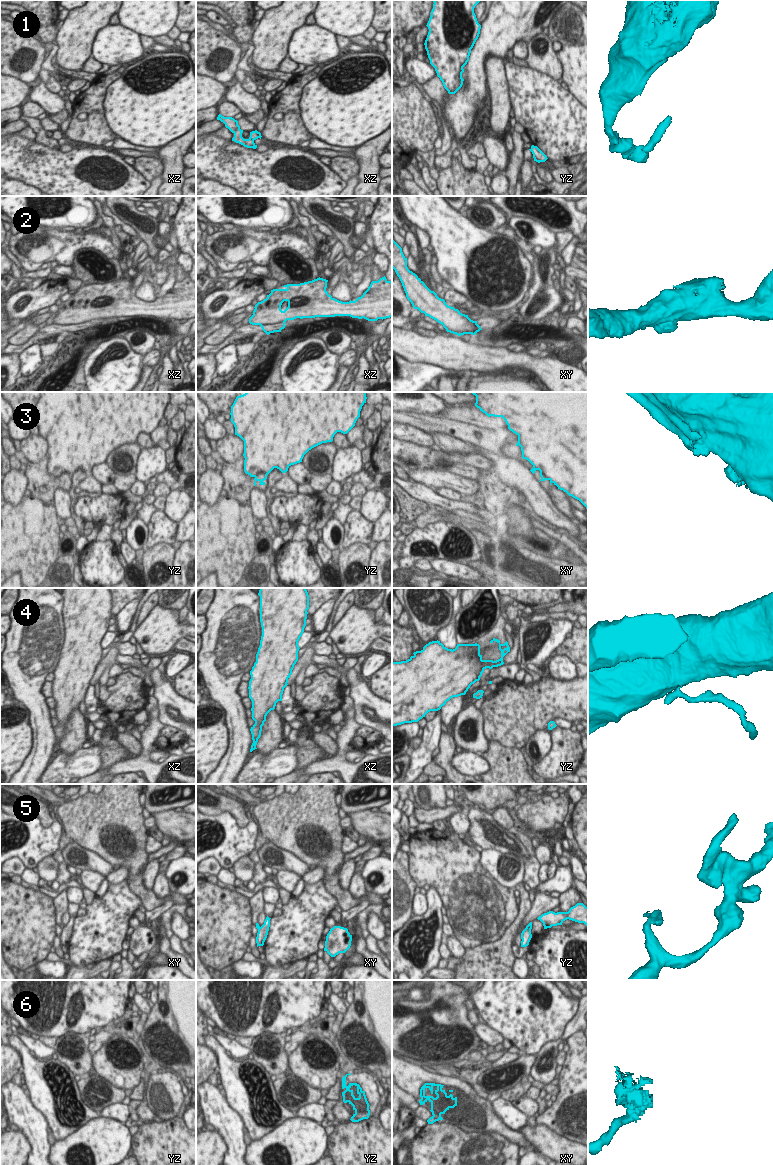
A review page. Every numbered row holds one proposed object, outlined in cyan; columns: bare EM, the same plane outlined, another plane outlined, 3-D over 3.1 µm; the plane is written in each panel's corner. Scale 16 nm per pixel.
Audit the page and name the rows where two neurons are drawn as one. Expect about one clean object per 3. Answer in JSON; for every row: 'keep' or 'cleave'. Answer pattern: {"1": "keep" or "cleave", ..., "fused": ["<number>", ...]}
{"1": "cleave", "2": "cleave", "3": "cleave", "4": "cleave", "5": "cleave", "6": "cleave", "fused": ["1", "2", "3", "4", "5", "6"]}

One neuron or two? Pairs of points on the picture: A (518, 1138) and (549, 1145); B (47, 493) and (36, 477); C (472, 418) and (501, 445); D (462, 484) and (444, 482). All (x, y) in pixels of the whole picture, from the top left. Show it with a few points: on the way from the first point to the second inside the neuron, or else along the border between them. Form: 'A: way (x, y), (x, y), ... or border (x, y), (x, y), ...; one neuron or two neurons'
A: border (518, 1130), (534, 1149); two neurons
B: way (45, 489), (40, 481); one neuron
C: border (453, 419), (477, 427); two neurons
D: way (458, 483), (448, 482); one neuron

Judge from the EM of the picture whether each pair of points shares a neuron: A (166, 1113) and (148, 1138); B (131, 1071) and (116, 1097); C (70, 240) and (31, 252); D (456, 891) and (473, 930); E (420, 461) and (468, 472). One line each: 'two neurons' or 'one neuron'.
A: two neurons
B: two neurons
C: one neuron
D: one neuron
E: two neurons

